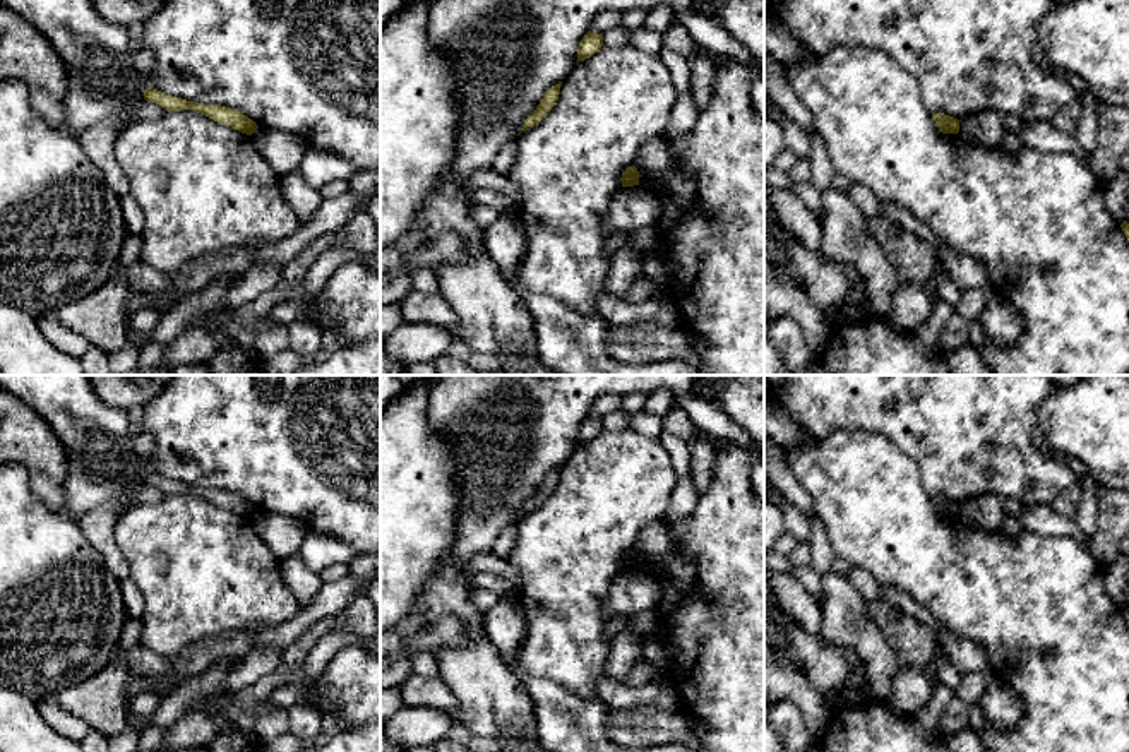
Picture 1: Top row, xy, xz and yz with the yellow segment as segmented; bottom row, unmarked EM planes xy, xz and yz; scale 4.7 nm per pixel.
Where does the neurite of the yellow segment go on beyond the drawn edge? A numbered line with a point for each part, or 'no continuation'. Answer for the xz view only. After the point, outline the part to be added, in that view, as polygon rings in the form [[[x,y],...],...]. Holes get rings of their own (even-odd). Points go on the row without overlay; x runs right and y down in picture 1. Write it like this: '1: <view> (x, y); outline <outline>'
no continuation

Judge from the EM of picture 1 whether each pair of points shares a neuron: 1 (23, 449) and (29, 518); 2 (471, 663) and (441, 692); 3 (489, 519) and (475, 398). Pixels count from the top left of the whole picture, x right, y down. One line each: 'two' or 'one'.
1: two
2: two
3: one

